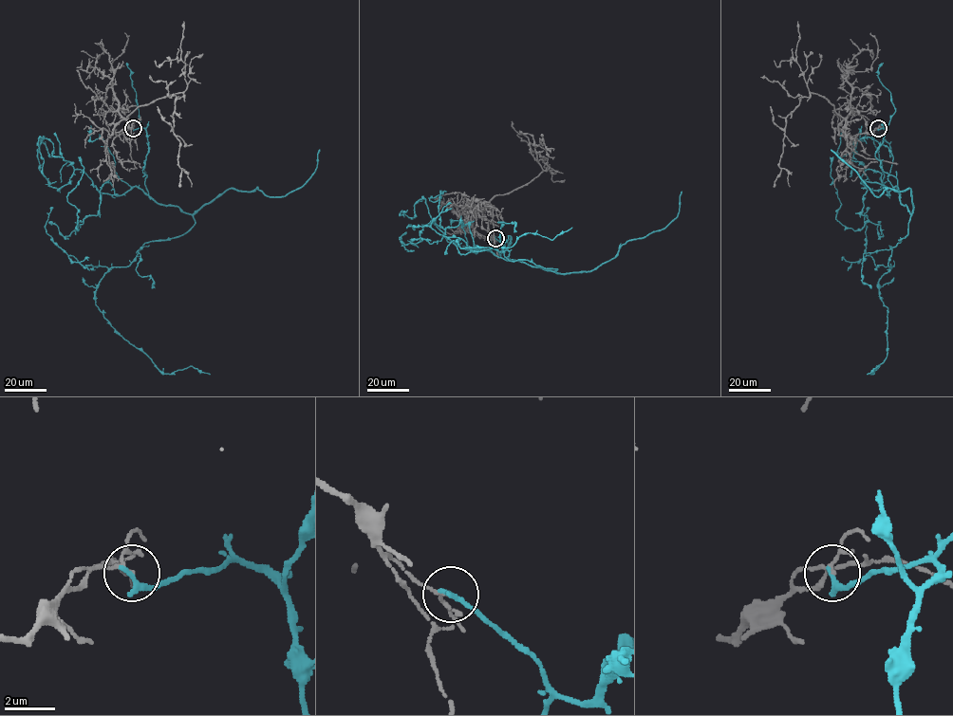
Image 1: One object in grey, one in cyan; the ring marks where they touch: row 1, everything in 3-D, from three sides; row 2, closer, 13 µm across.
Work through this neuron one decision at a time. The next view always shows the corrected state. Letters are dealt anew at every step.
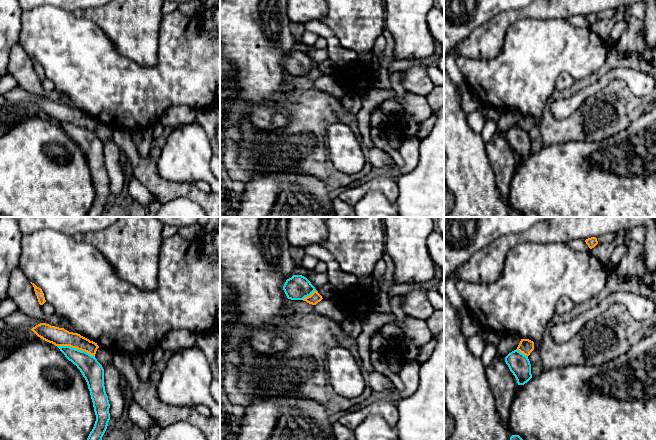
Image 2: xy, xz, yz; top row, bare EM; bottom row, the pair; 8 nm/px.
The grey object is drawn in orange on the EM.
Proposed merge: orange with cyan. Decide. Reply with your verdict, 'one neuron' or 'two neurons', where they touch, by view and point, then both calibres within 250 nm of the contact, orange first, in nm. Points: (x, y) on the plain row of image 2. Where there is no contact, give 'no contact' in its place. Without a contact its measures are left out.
two neurons | xy (76, 124) | 140/170 nm

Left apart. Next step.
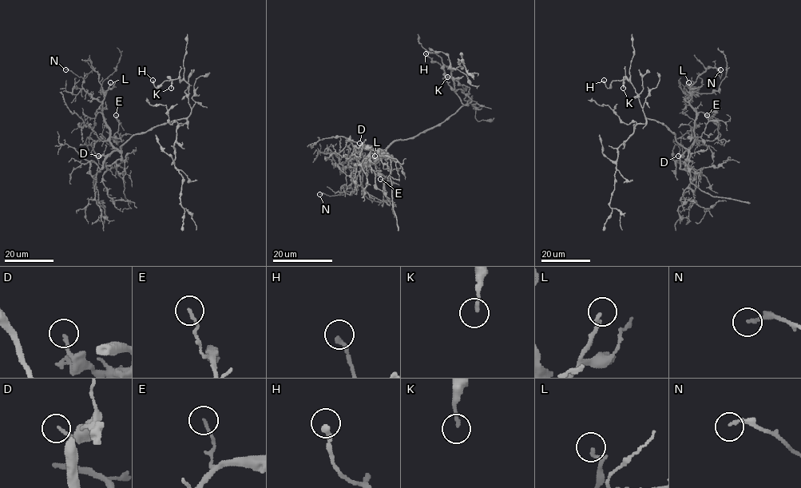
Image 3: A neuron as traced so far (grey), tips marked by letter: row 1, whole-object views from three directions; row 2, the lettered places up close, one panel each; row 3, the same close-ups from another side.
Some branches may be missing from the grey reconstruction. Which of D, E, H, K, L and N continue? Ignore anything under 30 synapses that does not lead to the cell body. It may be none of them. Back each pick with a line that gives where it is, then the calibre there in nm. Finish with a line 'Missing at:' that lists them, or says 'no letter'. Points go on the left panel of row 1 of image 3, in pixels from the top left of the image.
Missing at: no letter

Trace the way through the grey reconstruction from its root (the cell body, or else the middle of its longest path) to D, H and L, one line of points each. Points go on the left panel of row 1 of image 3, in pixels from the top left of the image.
D: (148, 130), (132, 135), (119, 151), (98, 156)
H: (148, 130), (186, 118), (191, 111), (189, 85), (184, 80), (165, 80), (158, 88), (152, 80)
L: (148, 130), (132, 135), (120, 150), (112, 144), (109, 127), (102, 114), (105, 93), (110, 82)

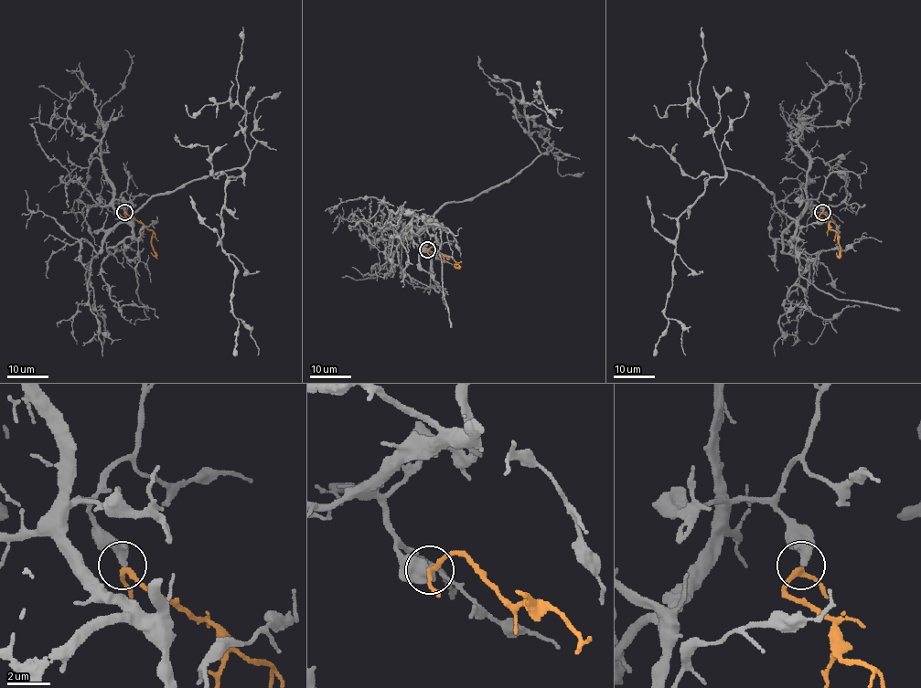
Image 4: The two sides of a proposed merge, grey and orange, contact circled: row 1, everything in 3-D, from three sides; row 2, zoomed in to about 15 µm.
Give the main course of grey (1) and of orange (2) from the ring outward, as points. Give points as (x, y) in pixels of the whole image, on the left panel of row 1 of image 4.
1: (123, 211), (115, 199), (129, 221), (151, 198), (242, 171), (227, 179), (221, 249), (258, 355)
2: (123, 212), (153, 232), (154, 255), (151, 252)

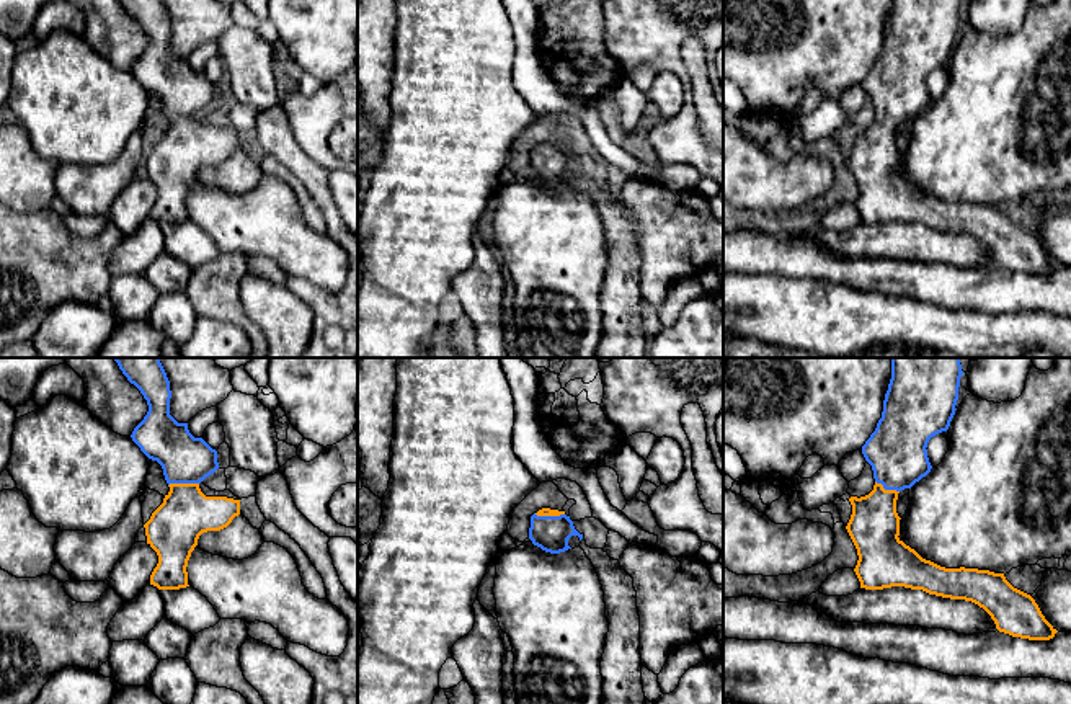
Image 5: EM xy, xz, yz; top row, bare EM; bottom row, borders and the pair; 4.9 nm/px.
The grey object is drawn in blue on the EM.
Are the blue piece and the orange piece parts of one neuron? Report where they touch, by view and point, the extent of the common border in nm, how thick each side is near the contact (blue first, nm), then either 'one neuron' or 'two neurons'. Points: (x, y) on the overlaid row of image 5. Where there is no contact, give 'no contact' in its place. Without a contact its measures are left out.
contact xy (183, 482); length 150 nm; calibres 240 and 260 nm; one neuron

